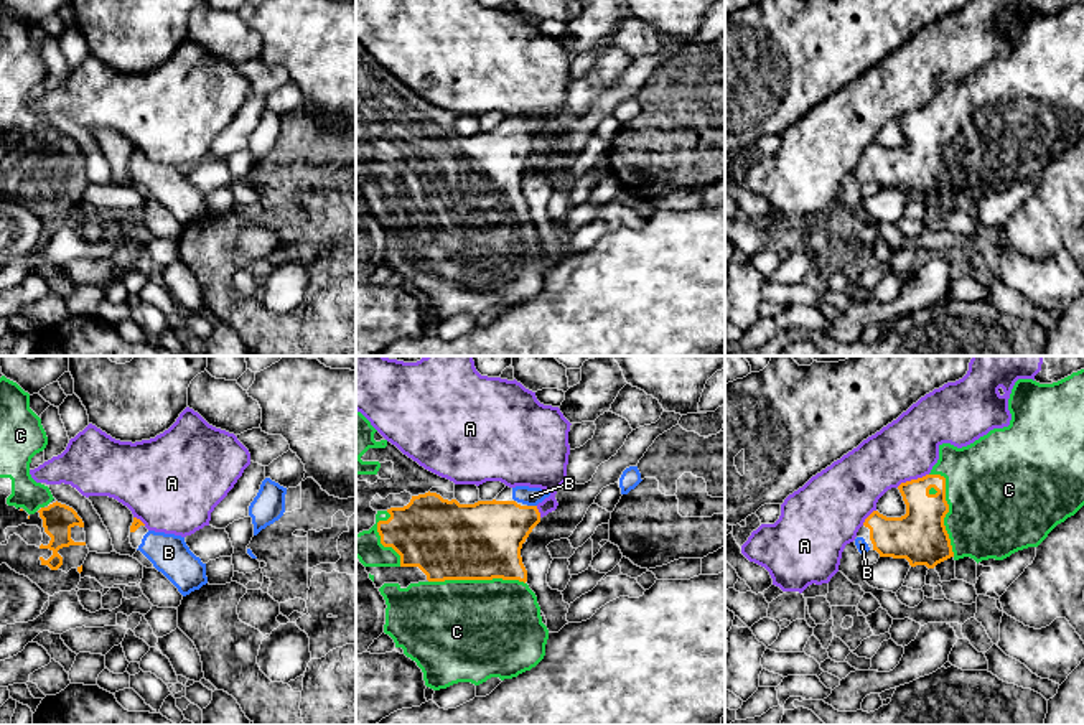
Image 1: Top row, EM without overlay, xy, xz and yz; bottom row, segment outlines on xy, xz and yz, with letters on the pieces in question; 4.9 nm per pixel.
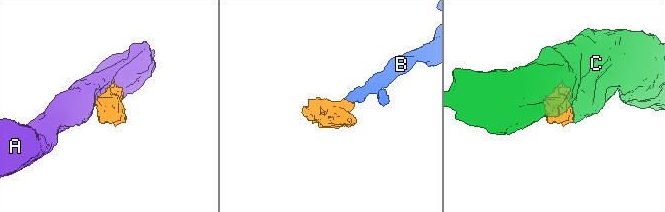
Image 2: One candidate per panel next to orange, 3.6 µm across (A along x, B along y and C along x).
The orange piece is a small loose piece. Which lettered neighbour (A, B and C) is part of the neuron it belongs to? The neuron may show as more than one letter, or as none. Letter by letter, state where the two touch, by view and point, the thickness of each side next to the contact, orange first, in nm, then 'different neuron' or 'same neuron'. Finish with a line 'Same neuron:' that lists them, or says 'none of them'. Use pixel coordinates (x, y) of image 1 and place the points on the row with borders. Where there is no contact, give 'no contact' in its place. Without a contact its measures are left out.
A: yz (911, 480) | 220/300 nm | different neuron
B: xz (532, 506) | 340/90 nm | same neuron
C: xz (476, 579) | 380/500 nm | same neuron
Same neuron: B, C

